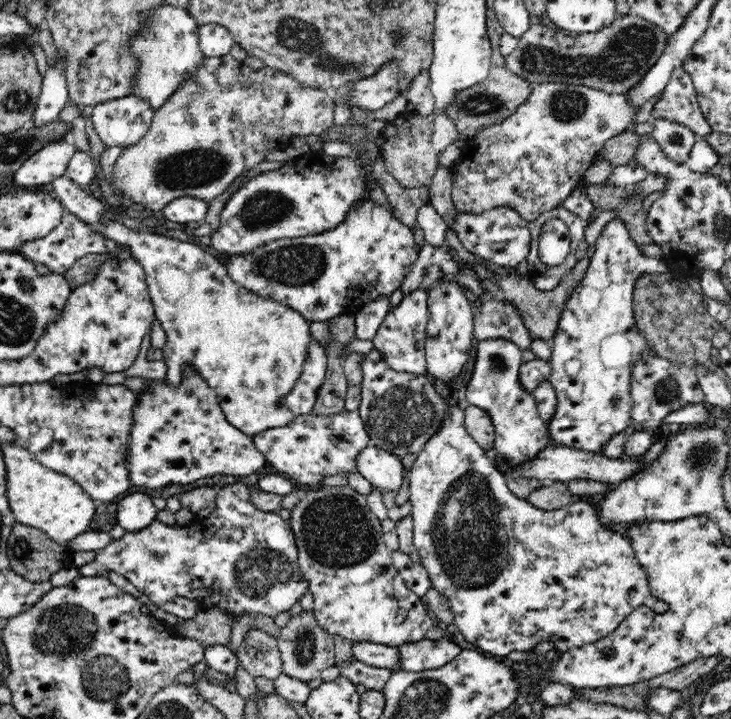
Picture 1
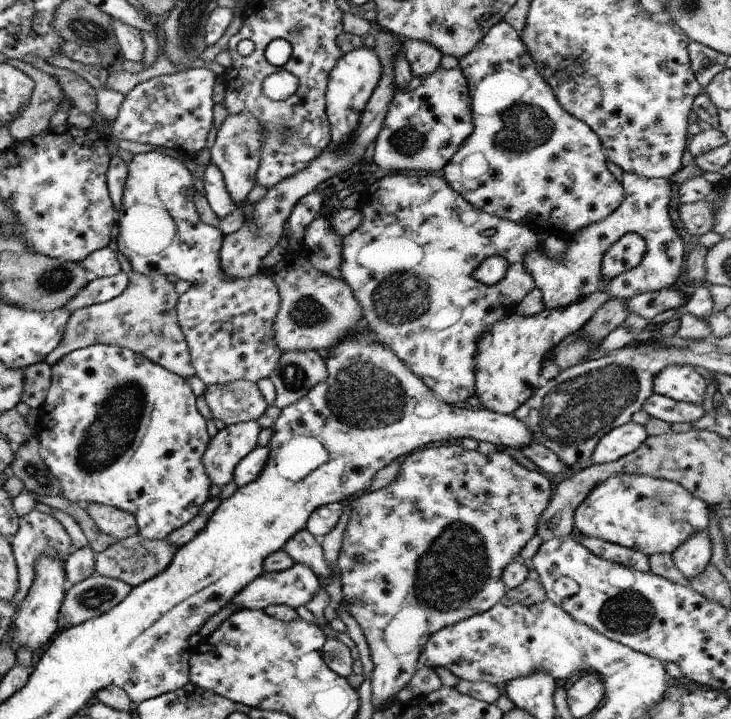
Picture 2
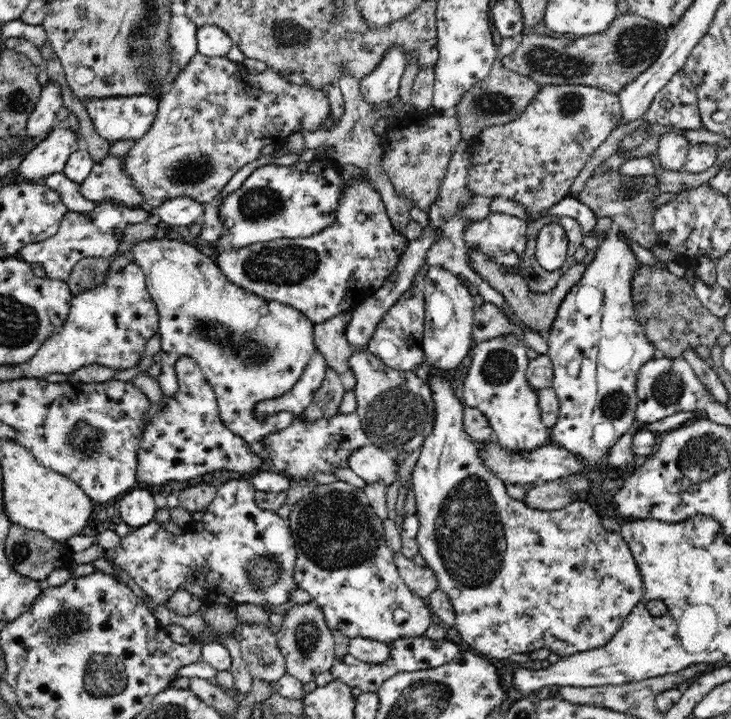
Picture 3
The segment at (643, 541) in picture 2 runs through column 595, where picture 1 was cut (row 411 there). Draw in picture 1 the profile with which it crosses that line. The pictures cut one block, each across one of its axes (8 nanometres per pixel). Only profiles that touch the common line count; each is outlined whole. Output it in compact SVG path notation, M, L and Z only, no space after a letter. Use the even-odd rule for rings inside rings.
M506 338L477 341L477 344L474 367L466 384L466 400L488 413L495 431L493 448L506 461L517 465L551 443L549 425L541 419L534 395L520 381L523 350Z

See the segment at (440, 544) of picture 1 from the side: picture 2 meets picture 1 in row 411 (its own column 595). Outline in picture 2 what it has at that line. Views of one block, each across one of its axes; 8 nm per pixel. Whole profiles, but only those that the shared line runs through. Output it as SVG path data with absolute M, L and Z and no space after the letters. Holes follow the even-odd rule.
M629 421L599 438L590 458L596 465L613 462L639 448L647 437L643 426Z

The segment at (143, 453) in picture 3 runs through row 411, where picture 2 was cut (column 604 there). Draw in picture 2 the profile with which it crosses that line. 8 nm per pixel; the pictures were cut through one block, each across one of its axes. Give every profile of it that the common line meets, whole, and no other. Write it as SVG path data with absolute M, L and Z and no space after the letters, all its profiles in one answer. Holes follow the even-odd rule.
M505 21L494 24L469 54L457 59L457 64L467 80L473 130L442 168L442 178L451 190L478 211L522 224L536 234L562 237L601 222L619 206L623 187L607 170L599 138L584 122L561 108L514 28Z

